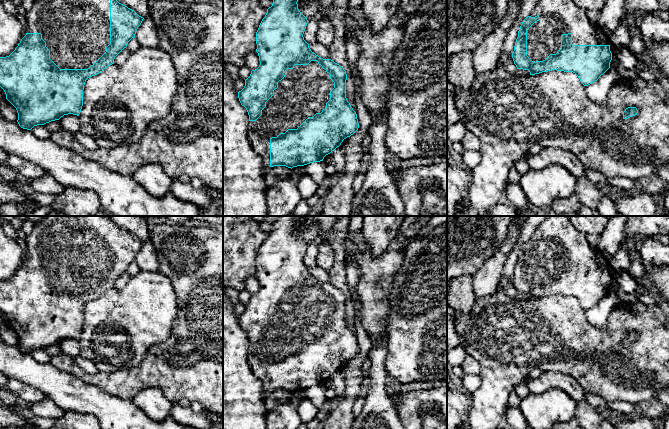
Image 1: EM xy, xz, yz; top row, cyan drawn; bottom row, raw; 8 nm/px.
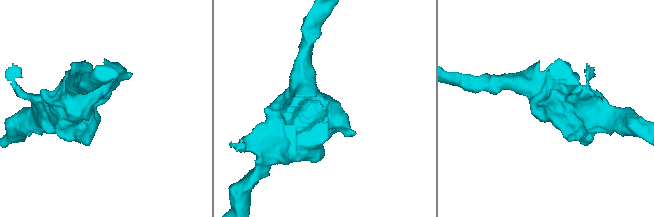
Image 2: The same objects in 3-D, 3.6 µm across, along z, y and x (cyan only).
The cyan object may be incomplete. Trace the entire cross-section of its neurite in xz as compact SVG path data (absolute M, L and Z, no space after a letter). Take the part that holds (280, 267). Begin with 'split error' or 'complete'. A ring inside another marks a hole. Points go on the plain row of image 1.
split error | M278 216L278 219L273 223L272 230L267 233L267 237L262 243L256 256L256 276L259 280L260 289L257 293L251 295L250 300L245 304L244 312L238 316L239 325L241 329L246 332L249 339L247 360L252 373L262 382L263 398L265 400L267 399L266 395L270 391L286 390L292 393L293 391L323 385L326 379L330 378L337 371L339 371L344 363L353 359L359 352L357 338L346 322L346 295L342 290L335 287L333 284L323 283L316 279L311 275L309 268L304 264L303 258L308 244L298 233L298 217L299 216Z

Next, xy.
split error | M46 216L34 226L25 242L26 259L9 280L0 281L0 311L17 334L19 350L27 354L64 339L79 340L86 304L114 288L115 281L135 262L144 243L106 216Z

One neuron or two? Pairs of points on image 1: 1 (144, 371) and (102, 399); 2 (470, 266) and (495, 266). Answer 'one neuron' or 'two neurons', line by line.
1: two neurons
2: two neurons

